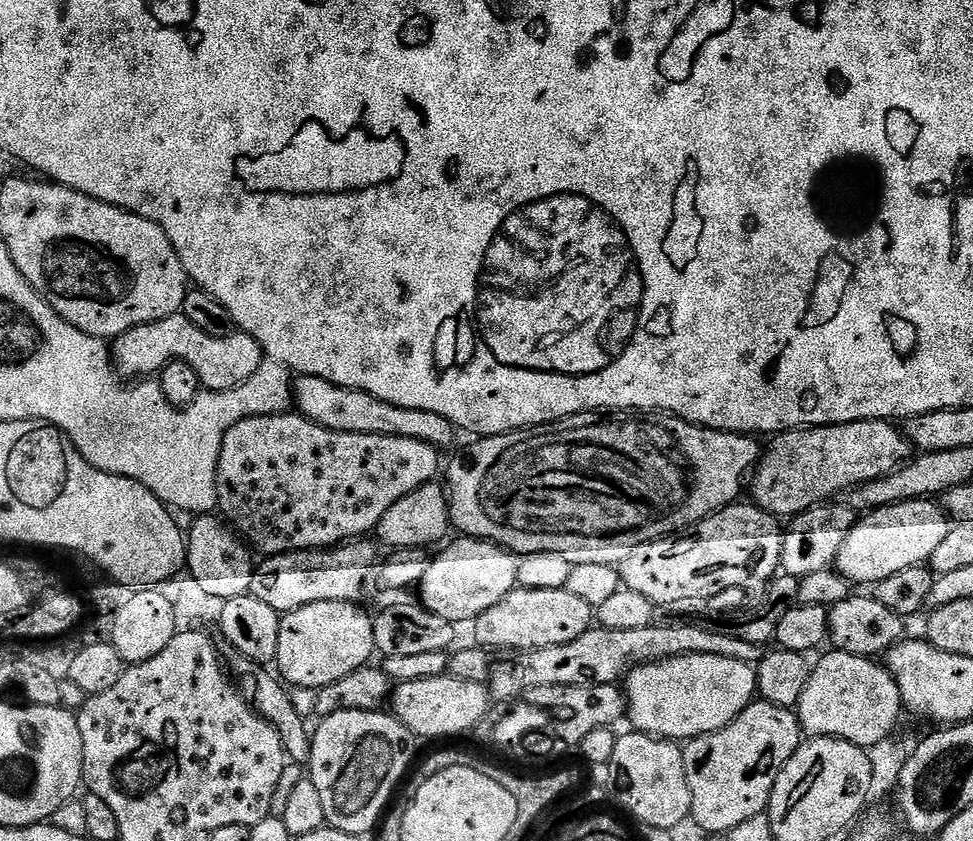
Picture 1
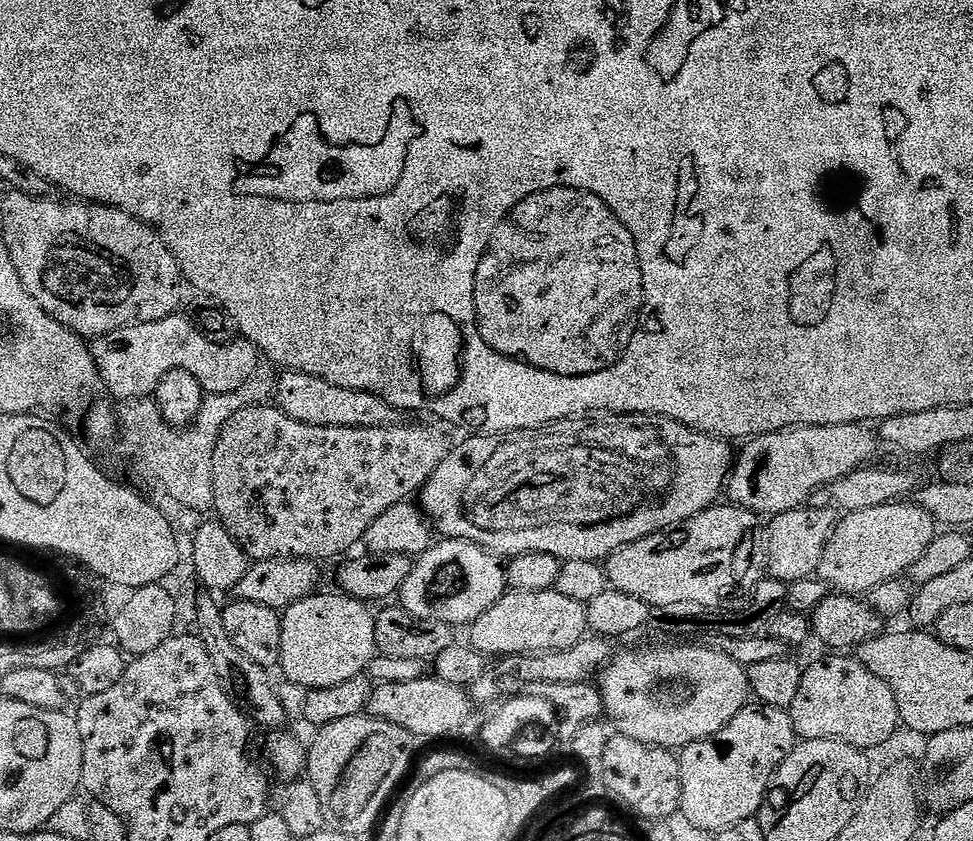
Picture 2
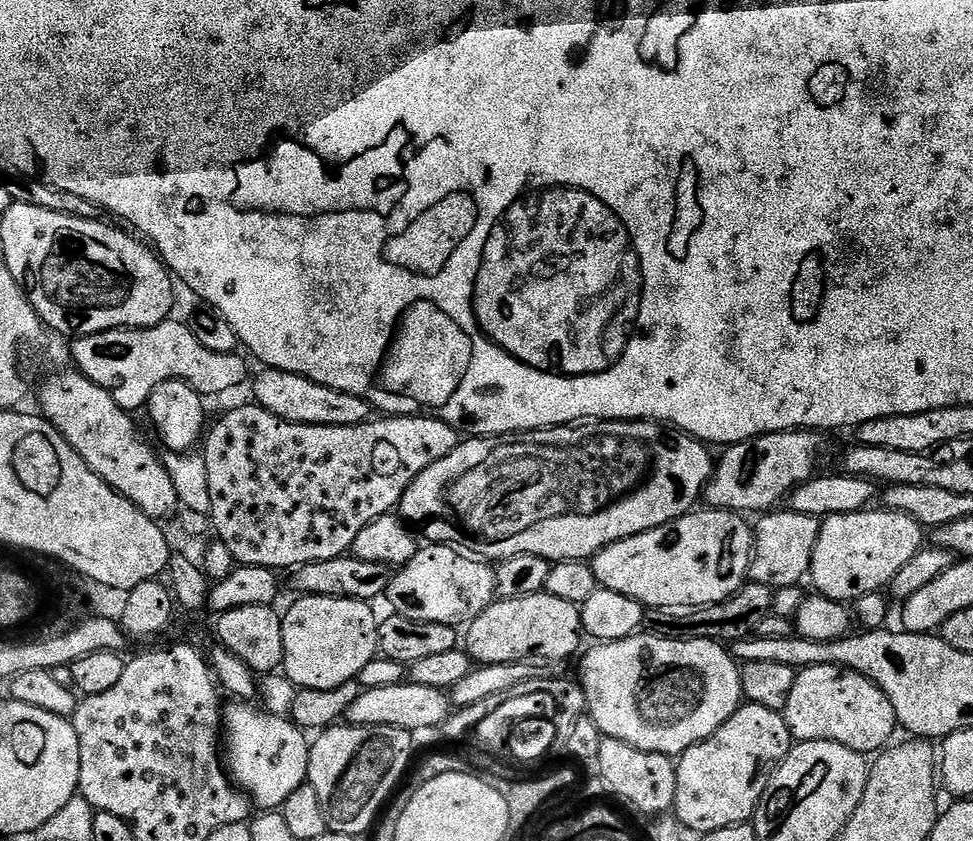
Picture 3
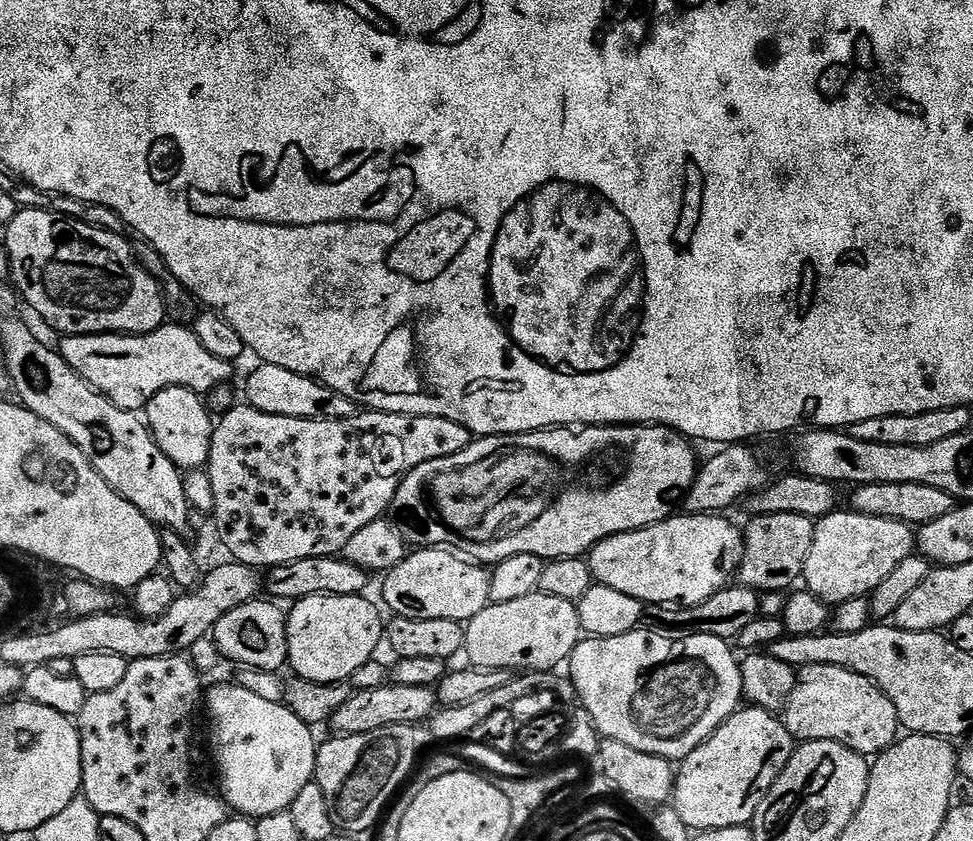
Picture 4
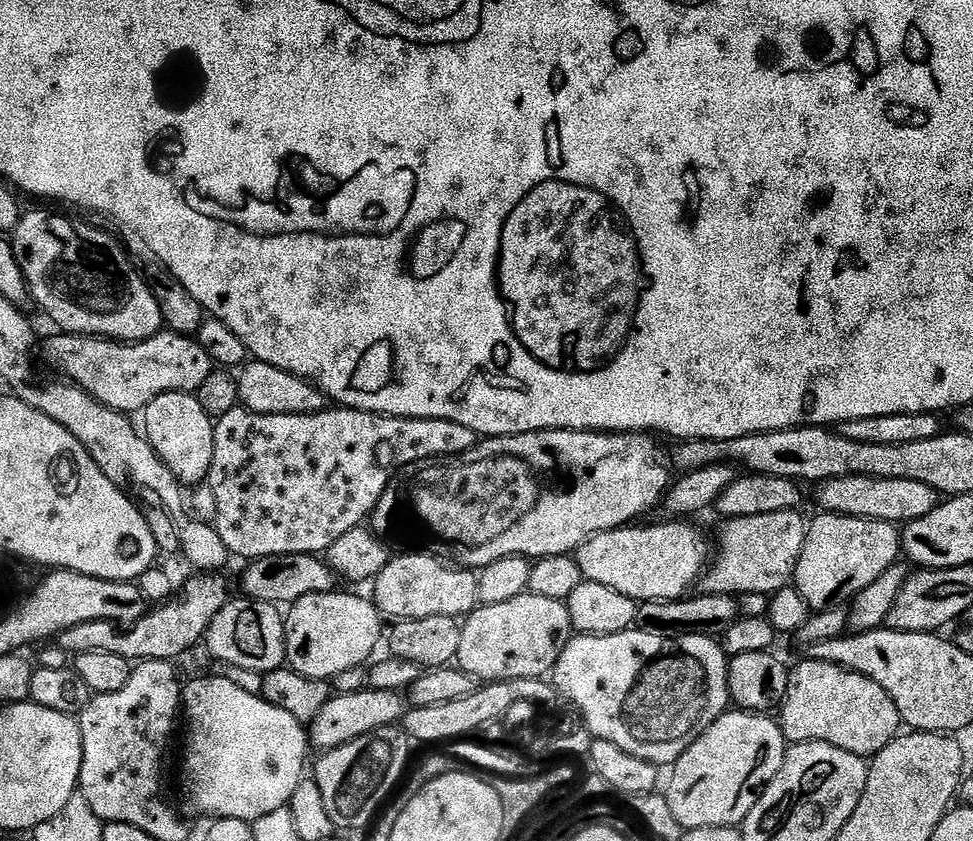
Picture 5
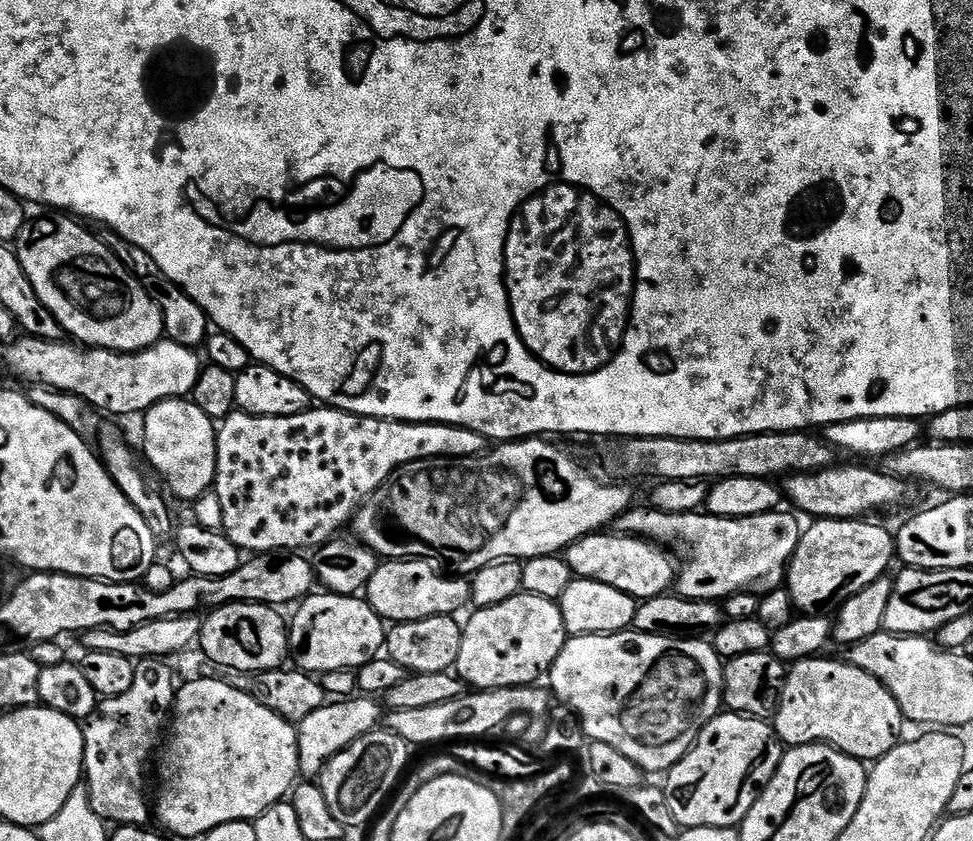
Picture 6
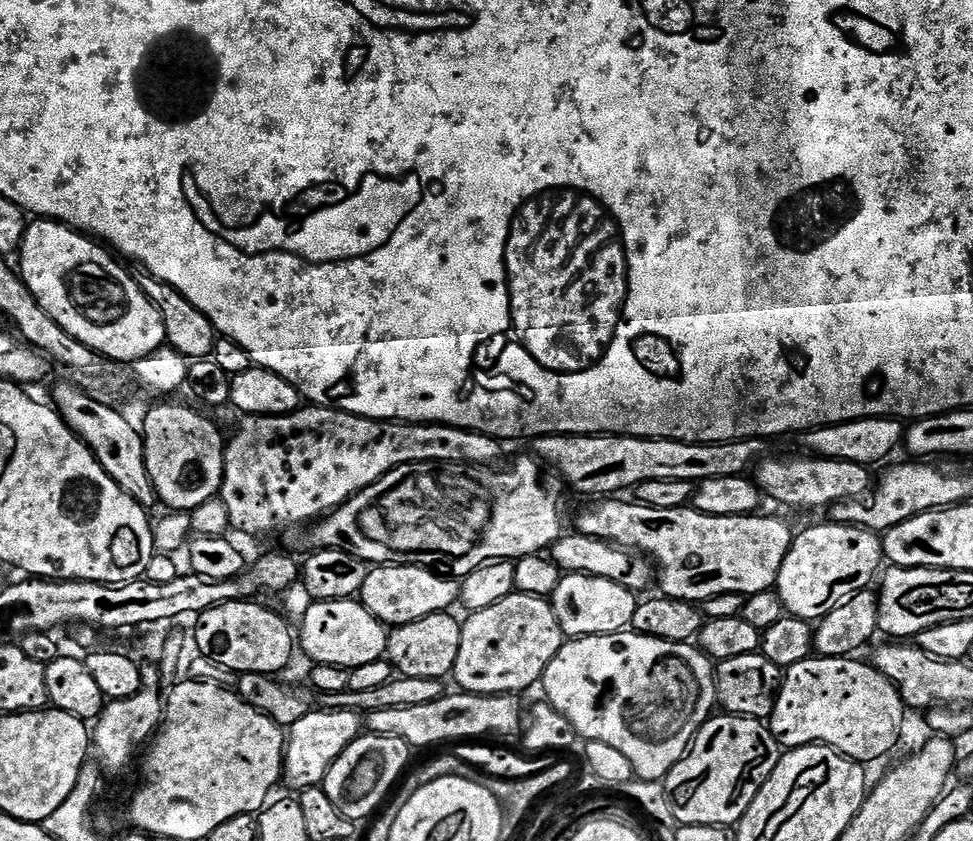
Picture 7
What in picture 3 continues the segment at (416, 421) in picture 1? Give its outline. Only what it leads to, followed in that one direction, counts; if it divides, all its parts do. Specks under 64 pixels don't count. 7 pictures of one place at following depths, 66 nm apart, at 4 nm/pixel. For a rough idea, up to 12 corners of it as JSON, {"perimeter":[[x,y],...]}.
{"perimeter":[[286,370],[256,376],[255,403],[291,424],[354,426],[368,401]]}

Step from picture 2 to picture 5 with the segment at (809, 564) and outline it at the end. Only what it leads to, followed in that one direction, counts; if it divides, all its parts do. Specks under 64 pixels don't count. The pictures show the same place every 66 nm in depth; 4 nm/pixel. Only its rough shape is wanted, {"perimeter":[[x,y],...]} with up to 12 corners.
{"perimeter":[[799,511],[727,521],[709,596],[772,596],[808,537]]}

